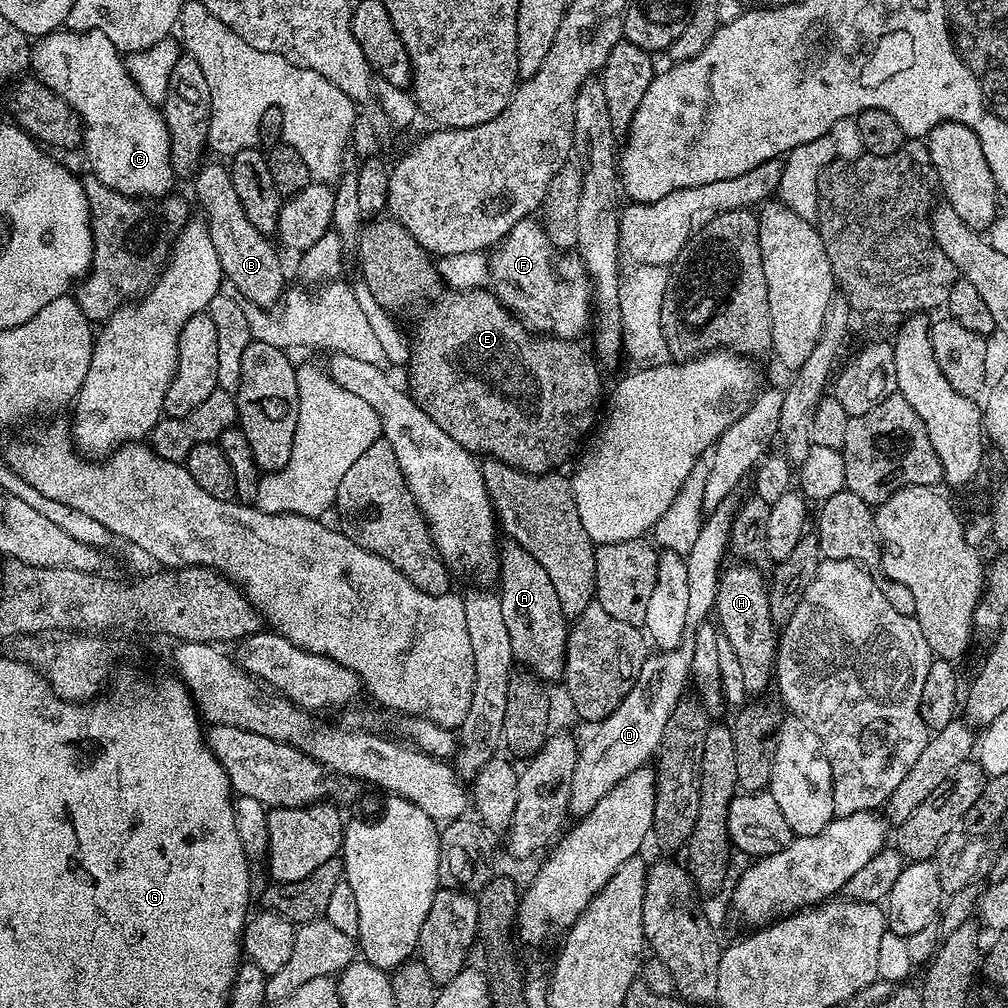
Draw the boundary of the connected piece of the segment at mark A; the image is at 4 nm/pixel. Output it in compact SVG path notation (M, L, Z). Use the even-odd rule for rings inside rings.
M514 542L499 545L499 564L498 595L502 606L502 619L506 621L506 630L510 630L513 661L537 676L541 682L559 681L564 674L570 620L562 610L562 602L558 602L558 594L550 583L550 577L538 562L538 558L534 558Z

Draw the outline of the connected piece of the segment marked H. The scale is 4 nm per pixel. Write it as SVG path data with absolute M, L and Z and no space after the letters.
M732 563L720 573L714 620L722 638L730 642L730 647L738 657L742 678L746 681L746 690L750 694L764 694L767 693L764 691L768 687L771 689L774 684L778 643L778 628L770 618L766 576L761 569L753 568L750 564Z

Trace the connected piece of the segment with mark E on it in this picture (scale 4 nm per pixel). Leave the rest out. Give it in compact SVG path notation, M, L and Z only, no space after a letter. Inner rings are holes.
M369 219L360 229L359 248L360 272L364 275L362 283L368 288L370 294L378 300L381 306L391 314L399 314L398 312L402 311L403 308L410 307L411 304L416 304L417 310L420 311L416 316L416 329L413 330L412 334L410 332L410 355L406 363L409 384L407 384L407 387L410 389L410 395L416 401L416 405L422 410L426 410L426 414L430 414L430 418L434 422L438 422L438 426L442 426L442 430L446 430L446 434L450 434L450 438L454 438L454 442L458 442L458 446L462 446L467 452L473 453L477 457L506 462L506 466L514 466L518 470L529 472L535 476L541 476L543 472L557 471L561 467L559 464L566 463L568 455L572 451L574 451L573 453L577 451L576 443L584 435L587 437L593 431L594 425L598 420L598 413L602 408L599 372L601 369L593 359L590 359L590 356L588 360L587 354L579 348L579 343L571 340L560 340L556 336L533 334L513 313L509 312L496 299L491 291L484 288L457 290L445 286L442 283L440 273L436 270L433 257L425 252L424 247L394 219Z

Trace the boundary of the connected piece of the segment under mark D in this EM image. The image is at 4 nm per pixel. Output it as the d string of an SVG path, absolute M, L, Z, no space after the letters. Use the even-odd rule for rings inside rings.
M688 638L681 640L677 648L657 651L649 655L646 662L642 662L642 670L638 670L638 678L630 694L622 698L619 706L606 719L593 727L596 729L589 734L588 741L579 745L580 753L574 766L574 778L570 782L568 803L568 811L573 817L590 814L590 810L594 810L594 806L598 806L598 802L602 802L602 798L606 798L606 794L610 794L610 790L614 790L614 786L618 786L618 782L626 778L626 774L634 774L634 770L645 767L659 753L662 730L666 730L666 721L670 719L670 714L674 714L674 706L678 706L678 702L685 695L684 687L689 687L691 670L692 642Z

